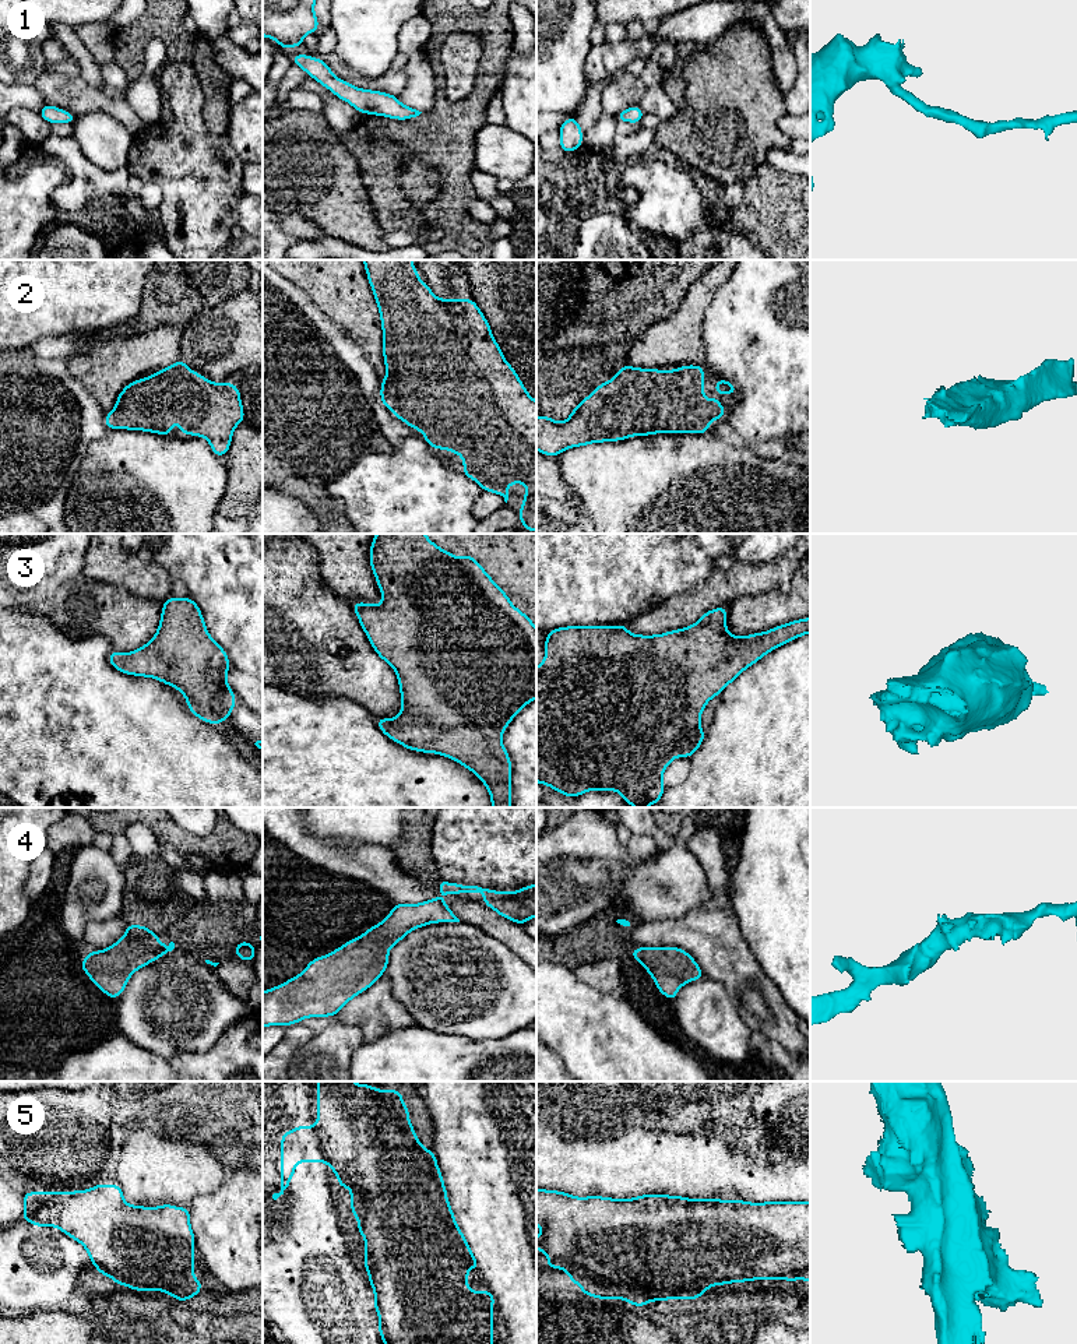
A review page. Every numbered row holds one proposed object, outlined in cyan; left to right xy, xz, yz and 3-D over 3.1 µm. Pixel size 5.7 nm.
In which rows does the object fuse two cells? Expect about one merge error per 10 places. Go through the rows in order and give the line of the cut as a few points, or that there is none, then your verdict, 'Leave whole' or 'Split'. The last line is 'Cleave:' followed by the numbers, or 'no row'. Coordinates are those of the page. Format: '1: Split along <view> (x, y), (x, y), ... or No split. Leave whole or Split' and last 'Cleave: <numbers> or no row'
1: No split. Leave whole
2: No split. Leave whole
3: No split. Leave whole
4: No split. Leave whole
5: No split. Leave whole
Cleave: no row

